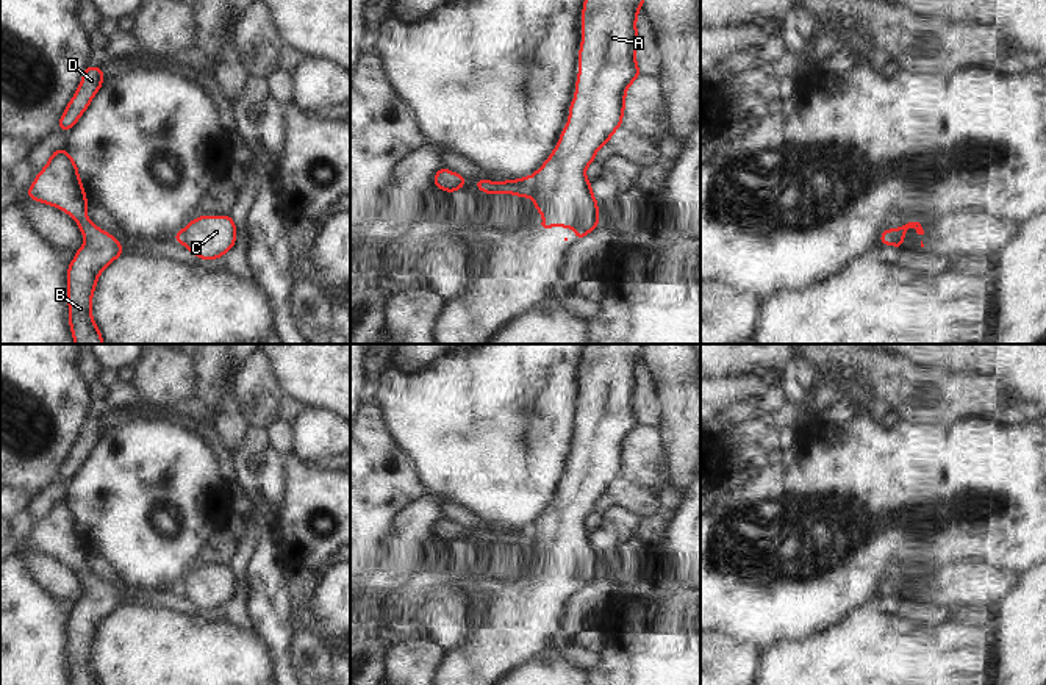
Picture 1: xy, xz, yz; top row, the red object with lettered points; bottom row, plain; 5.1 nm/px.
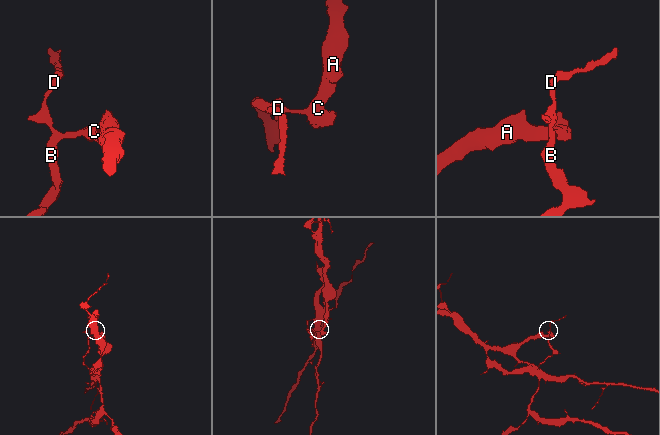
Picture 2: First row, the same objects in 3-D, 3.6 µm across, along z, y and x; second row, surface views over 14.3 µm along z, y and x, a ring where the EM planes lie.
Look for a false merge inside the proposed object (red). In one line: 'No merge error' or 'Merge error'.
Merge error

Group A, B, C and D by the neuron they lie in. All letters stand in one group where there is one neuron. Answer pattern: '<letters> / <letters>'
A C / B D

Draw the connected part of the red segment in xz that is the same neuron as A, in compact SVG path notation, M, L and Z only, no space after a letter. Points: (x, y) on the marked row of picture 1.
M583 0L582 47L575 97L569 106L569 120L549 160L532 175L535 180L535 211L544 216L539 230L561 225L575 230L575 241L599 227L599 206L585 169L596 152L608 144L622 125L625 91L641 75L635 59L638 45L636 17L644 0Z

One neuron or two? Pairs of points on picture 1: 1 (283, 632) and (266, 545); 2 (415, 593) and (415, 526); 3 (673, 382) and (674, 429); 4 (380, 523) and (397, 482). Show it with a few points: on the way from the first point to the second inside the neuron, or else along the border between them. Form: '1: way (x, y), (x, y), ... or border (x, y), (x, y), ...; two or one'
1: way (271, 610), (266, 566); one
2: border (430, 541), (424, 566), (397, 590), (393, 604); two
3: way (676, 393), (676, 418); one
4: way (380, 513), (380, 499), (388, 491); one

